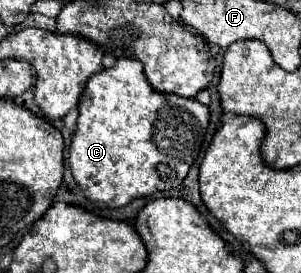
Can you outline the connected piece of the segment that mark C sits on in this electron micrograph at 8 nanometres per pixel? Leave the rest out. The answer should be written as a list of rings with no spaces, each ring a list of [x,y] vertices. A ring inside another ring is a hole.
[[[123,57],[117,59],[113,67],[103,69],[101,73],[91,77],[81,95],[77,129],[73,133],[73,143],[69,147],[69,169],[77,185],[83,189],[85,197],[91,199],[97,207],[123,207],[131,199],[179,187],[191,167],[191,157],[185,155],[185,151],[193,151],[197,143],[195,139],[203,137],[203,133],[207,133],[207,127],[207,105],[199,103],[195,97],[187,99],[175,93],[155,91],[147,83],[141,61]]]

